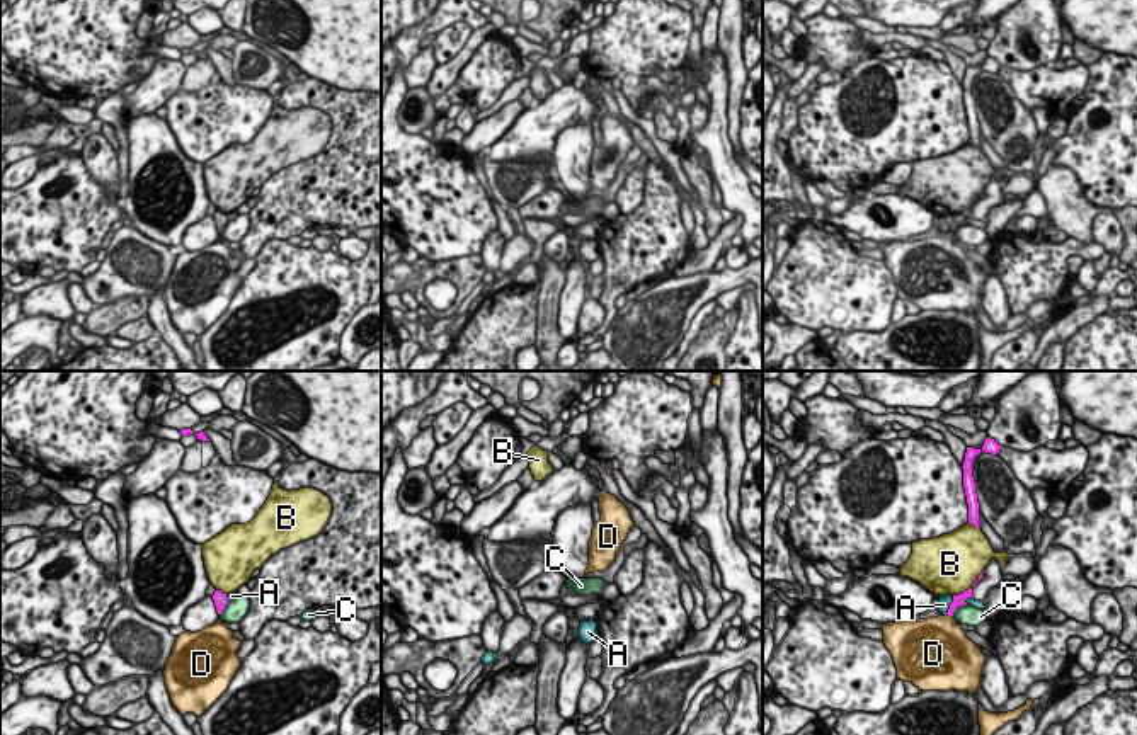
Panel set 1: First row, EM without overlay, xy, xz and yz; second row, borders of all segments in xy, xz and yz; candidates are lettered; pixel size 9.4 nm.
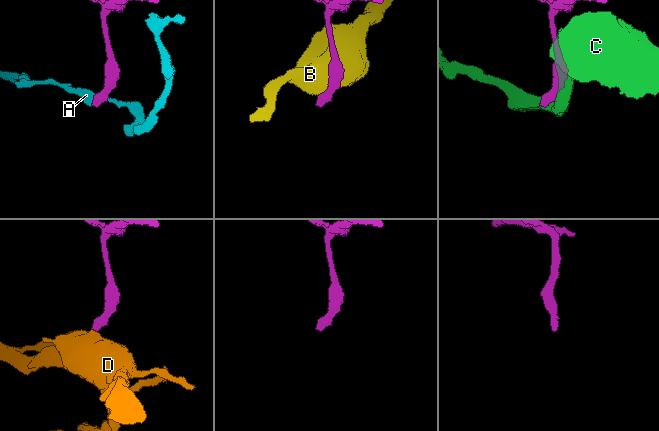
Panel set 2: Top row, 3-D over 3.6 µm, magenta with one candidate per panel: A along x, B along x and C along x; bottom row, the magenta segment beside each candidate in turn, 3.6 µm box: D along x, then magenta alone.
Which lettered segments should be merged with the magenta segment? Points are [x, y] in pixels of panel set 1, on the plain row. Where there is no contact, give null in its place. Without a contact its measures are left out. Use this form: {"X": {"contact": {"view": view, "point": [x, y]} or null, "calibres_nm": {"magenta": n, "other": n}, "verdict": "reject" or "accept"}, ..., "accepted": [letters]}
{"A": {"contact": {"view": "yz", "point": [950, 223]}, "calibres_nm": {"magenta": 100, "other": 130}, "verdict": "reject"}, "B": {"contact": {"view": "yz", "point": [974, 143]}, "calibres_nm": {"magenta": 100, "other": 440}, "verdict": "reject"}, "C": {"contact": {"view": "yz", "point": [957, 225]}, "calibres_nm": {"magenta": 100, "other": 190}, "verdict": "reject"}, "D": {"contact": {"view": "yz", "point": [950, 233]}, "calibres_nm": {"magenta": 100, "other": 420}, "verdict": "accept"}, "accepted": ["D"]}

